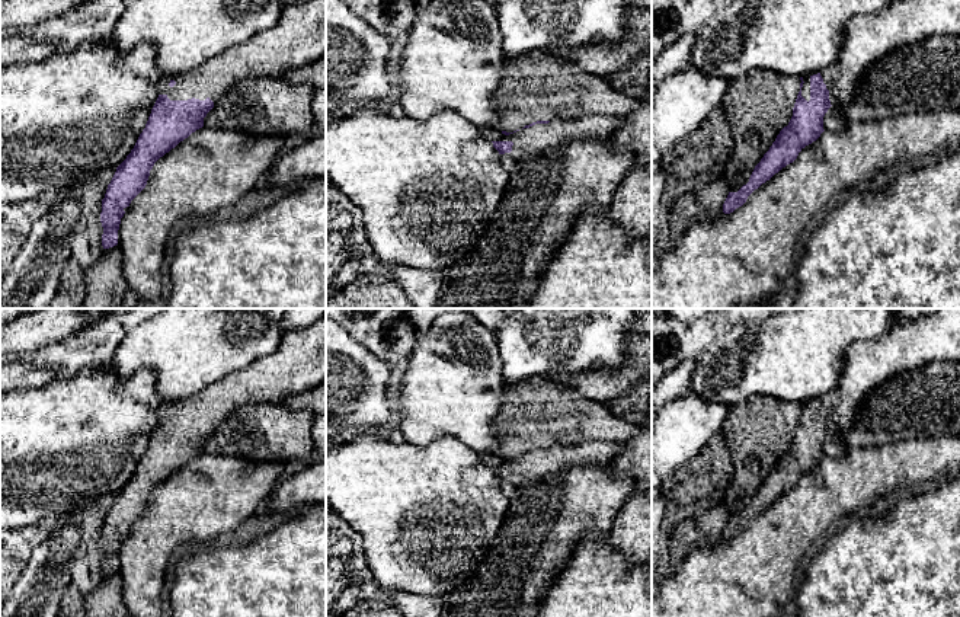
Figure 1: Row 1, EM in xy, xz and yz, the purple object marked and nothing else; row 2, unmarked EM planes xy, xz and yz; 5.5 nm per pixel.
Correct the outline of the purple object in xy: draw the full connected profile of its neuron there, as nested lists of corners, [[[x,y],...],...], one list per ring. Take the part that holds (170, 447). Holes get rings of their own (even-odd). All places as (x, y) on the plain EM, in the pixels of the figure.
[[[326,316],[308,327],[284,332],[279,346],[273,352],[246,368],[225,375],[183,402],[166,403],[160,409],[160,421],[145,454],[131,479],[116,493],[102,525],[103,575],[118,570],[118,556],[125,540],[124,536],[145,514],[154,489],[192,458],[202,454],[207,439],[231,412],[255,403],[285,405],[288,396],[308,391],[323,380],[326,380]]]

